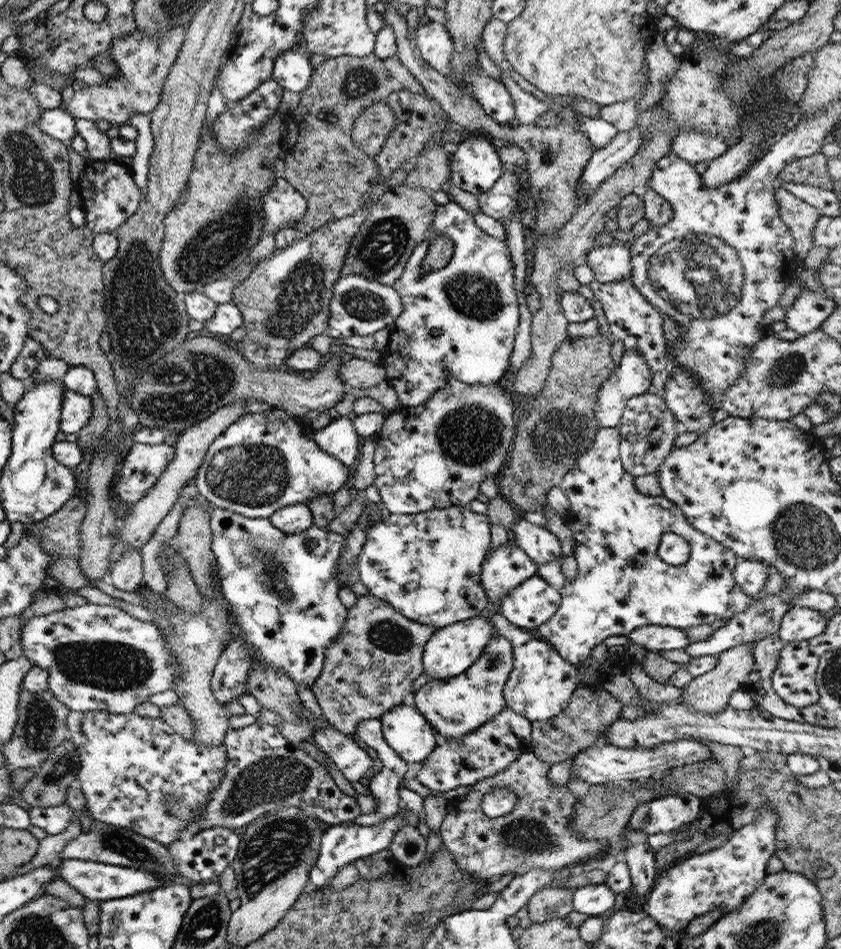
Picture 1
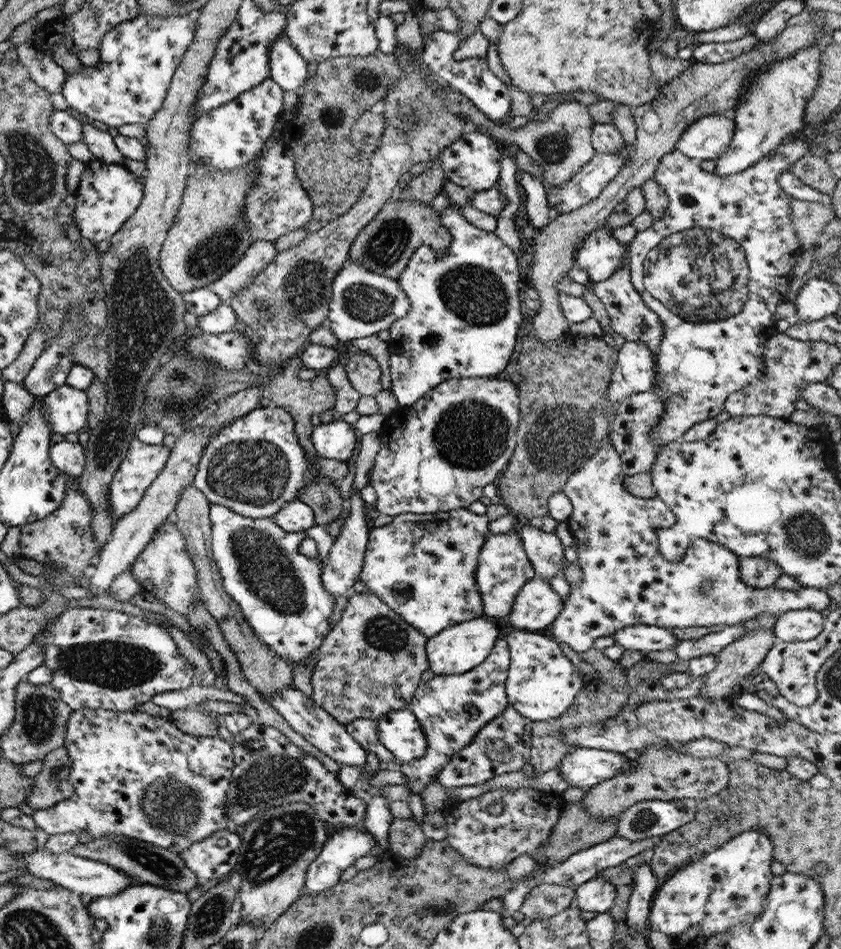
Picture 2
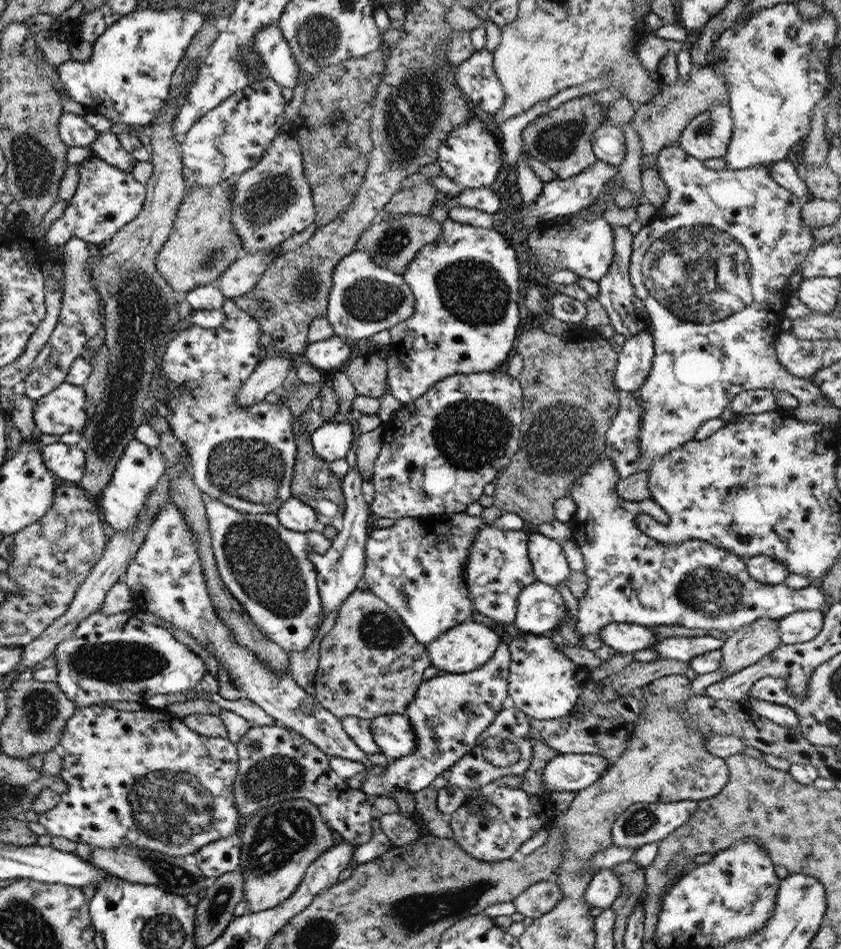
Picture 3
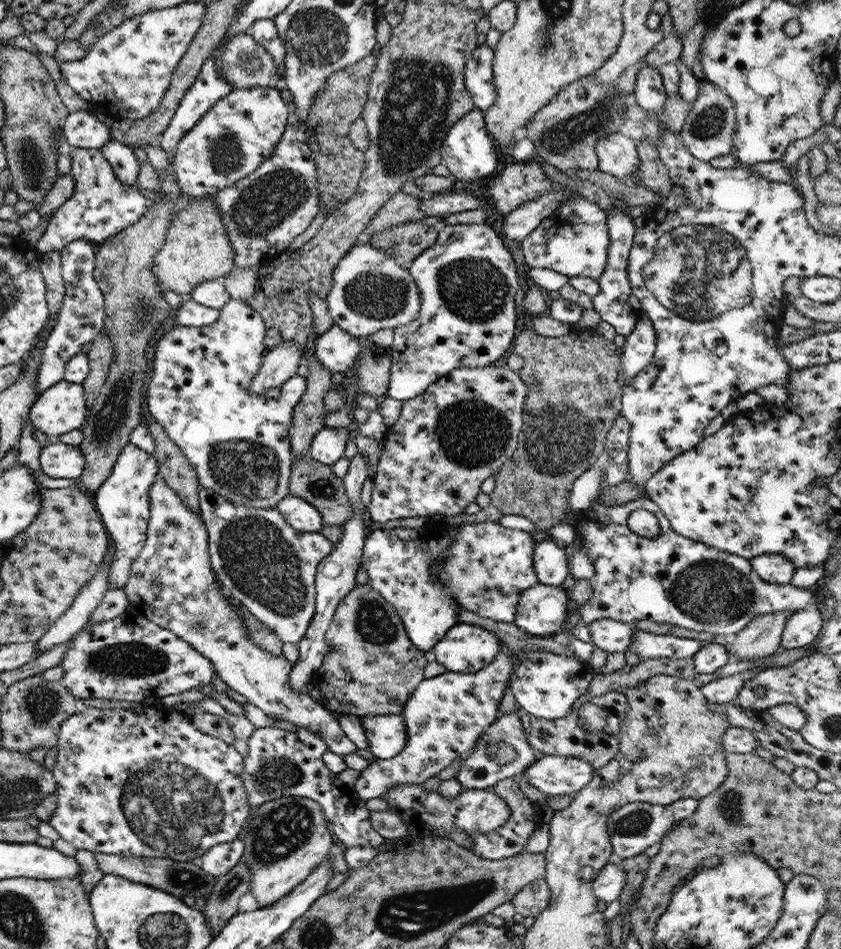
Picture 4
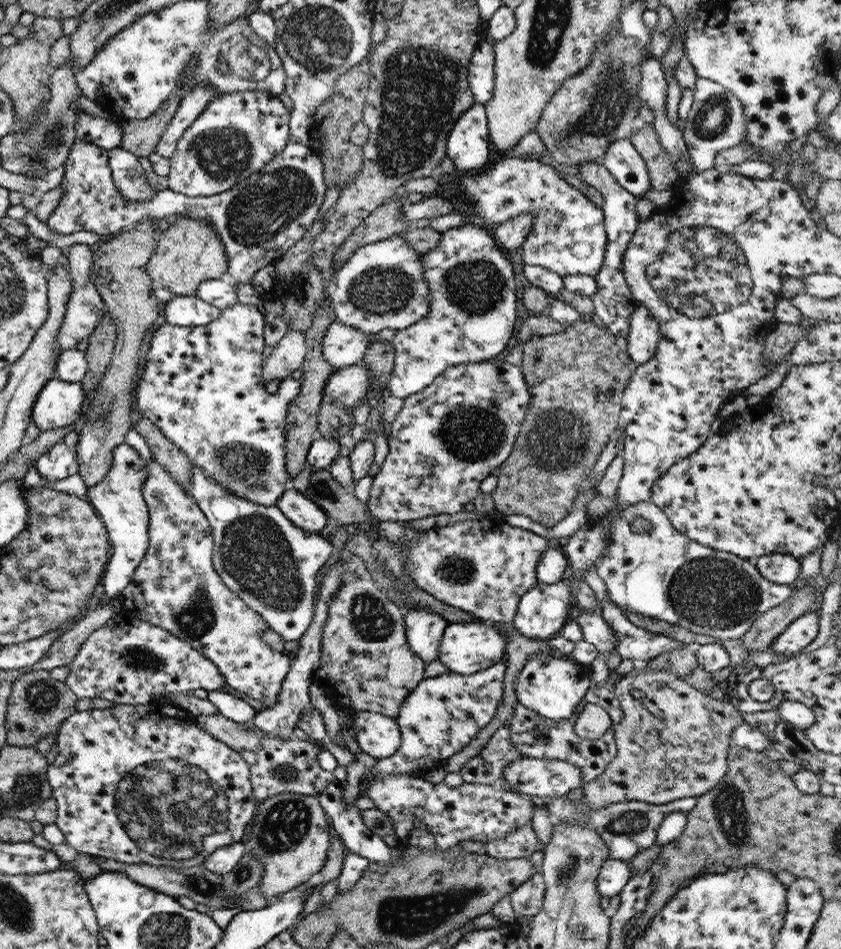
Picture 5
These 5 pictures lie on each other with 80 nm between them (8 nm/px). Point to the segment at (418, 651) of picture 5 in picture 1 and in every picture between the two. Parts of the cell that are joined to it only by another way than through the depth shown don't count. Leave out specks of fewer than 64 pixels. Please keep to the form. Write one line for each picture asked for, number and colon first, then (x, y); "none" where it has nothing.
1: (427, 566)
2: (423, 567)
3: (415, 566)
4: (401, 565)

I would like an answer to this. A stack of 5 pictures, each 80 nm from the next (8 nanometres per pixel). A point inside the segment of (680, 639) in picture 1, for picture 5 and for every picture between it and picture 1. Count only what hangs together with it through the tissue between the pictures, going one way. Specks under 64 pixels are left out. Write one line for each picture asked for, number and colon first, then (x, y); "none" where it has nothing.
2: (641, 638)
3: (623, 638)
4: (609, 635)
5: (595, 631)

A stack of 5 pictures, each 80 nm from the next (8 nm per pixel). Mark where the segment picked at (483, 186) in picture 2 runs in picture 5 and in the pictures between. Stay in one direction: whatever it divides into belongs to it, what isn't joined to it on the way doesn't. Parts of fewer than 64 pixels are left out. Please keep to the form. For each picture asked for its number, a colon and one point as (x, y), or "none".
3: (469, 156)
4: (467, 152)
5: (466, 144)

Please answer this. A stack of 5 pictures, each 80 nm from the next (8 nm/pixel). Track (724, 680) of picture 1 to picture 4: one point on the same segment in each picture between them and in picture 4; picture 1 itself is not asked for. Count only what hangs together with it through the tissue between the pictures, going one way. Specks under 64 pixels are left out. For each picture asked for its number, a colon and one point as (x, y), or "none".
2: (742, 656)
3: (744, 647)
4: (760, 638)

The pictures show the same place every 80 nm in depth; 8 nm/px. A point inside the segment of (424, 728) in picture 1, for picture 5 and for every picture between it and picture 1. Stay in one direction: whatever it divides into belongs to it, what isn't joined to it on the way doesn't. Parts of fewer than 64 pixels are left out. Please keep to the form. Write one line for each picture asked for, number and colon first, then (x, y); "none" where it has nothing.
2: (399, 732)
3: (392, 733)
4: (385, 734)
5: (378, 736)

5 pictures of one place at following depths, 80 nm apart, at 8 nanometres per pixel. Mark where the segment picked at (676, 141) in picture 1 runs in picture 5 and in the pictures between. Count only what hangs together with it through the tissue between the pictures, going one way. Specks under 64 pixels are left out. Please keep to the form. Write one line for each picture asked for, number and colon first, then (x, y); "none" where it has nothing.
2: (707, 137)
3: (707, 135)
4: (707, 132)
5: (715, 122)

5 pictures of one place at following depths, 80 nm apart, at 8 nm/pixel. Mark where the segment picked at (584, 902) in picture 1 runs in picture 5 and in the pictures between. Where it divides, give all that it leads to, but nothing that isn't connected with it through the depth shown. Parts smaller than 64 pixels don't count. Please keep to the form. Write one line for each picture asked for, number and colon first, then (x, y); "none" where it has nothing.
2: (596, 895)
3: (602, 889)
4: (609, 881)
5: (613, 874)

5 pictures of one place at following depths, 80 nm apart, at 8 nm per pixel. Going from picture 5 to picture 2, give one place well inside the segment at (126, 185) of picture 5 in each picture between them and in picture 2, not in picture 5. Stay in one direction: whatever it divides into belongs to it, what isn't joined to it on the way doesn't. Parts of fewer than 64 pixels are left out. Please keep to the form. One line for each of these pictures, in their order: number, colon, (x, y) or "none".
2: (100, 144)
3: (105, 147)
4: (122, 162)

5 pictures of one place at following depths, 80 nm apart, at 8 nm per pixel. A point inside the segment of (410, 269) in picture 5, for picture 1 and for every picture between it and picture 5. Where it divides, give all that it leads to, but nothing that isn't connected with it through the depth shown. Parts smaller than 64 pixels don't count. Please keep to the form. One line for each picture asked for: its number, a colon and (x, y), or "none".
1: (359, 305)
2: (362, 303)
3: (364, 297)
4: (370, 290)

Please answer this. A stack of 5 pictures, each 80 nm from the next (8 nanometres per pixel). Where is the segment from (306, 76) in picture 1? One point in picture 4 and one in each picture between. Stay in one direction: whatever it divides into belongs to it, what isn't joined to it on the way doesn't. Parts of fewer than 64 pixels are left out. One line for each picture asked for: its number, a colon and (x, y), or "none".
2: (286, 68)
3: (271, 47)
4: (263, 31)

